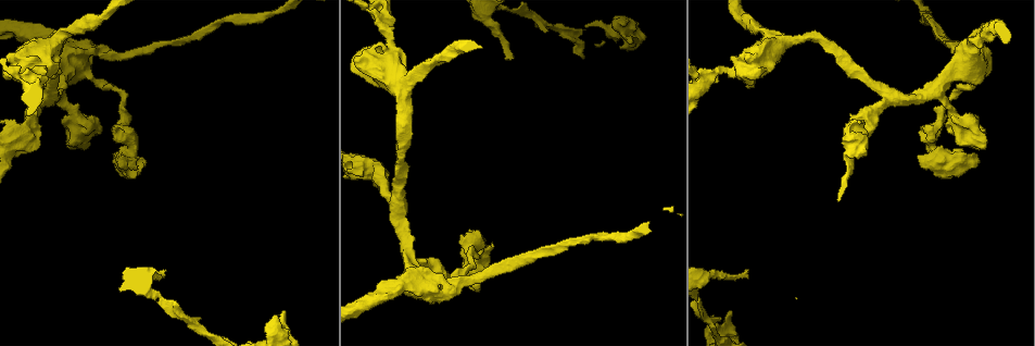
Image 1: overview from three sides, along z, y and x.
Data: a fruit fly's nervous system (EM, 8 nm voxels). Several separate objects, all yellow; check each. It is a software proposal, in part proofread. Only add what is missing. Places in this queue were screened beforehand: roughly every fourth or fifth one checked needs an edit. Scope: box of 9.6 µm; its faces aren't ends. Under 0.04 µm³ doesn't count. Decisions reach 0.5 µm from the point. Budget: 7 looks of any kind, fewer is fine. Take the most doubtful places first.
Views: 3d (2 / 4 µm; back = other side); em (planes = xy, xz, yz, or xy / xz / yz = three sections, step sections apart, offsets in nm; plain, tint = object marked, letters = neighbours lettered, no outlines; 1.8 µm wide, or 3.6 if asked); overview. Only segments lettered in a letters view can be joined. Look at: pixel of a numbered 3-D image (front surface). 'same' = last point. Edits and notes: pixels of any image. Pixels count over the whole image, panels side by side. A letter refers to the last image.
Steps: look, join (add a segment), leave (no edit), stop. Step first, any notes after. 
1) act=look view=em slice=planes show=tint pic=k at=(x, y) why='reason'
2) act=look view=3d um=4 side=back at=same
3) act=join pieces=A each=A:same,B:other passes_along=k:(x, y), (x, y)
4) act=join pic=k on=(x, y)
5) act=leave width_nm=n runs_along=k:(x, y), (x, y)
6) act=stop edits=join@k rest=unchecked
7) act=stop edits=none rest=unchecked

act=look view=3d um=4 pic=1 at=(454, 288) why='thick turns thin'

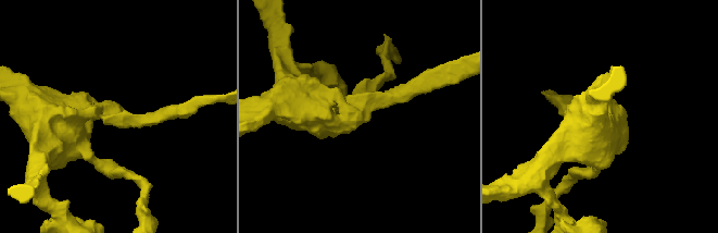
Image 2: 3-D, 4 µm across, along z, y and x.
act=look view=em slice=planes show=plain pic=2 at=(357, 112) arm_widths_nm=220,550

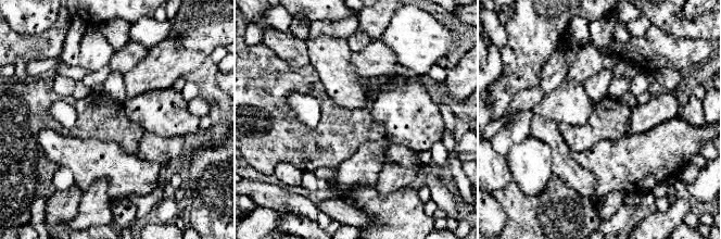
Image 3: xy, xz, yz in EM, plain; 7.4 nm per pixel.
act=look view=em slice=planes show=letters at=same why='see the neighbours'

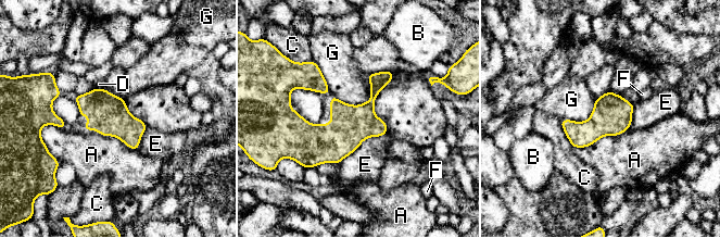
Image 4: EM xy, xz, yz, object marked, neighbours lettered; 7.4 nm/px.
act=leave width_nm=300 each=A:other,B:other,C:other,D:other,E:other,F:other,G:other found='no lettered segment goes on from it'

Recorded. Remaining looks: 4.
act=look view=em slice=planes show=letters pic=1 at=(704, 80) why='a fork'

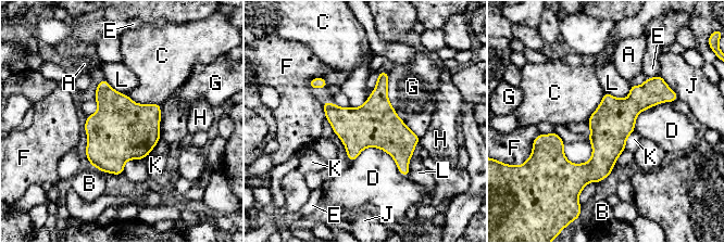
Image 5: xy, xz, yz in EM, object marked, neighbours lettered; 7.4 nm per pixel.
act=leave width_nm=320 each=A:other,B:other,C:other,D:other,E:other,F:other,G:other,H:other,J:other,K:other,L:other border=5:(606, 92), (587, 124) found='no lettered segment goes on from it'

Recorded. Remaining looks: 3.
act=look view=3d um=2 pic=1 at=(122, 117) why='thick turns thin'

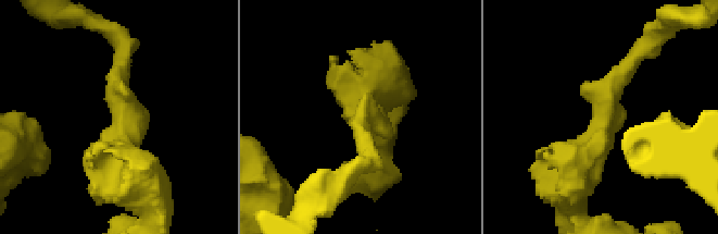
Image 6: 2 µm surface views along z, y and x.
act=look view=em slice=xy step=16 show=letters pic=6 at=(365, 116)

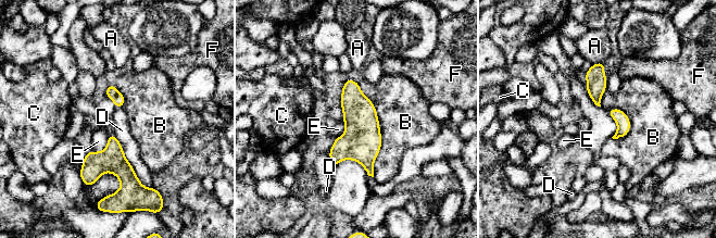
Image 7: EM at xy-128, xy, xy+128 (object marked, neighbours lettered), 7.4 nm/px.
act=look view=em slice=planes show=letters at=same why='another direction'

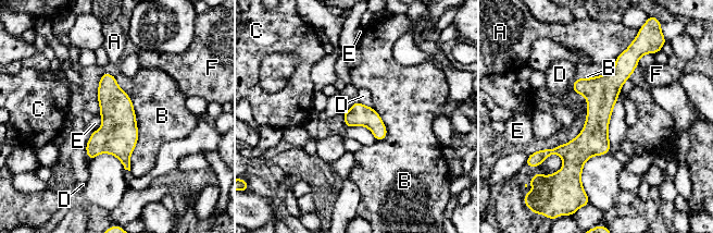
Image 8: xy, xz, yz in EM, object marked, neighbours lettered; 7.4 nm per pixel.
act=leave width_nm=160 each=A:other,B:other,C:other,D:other,E:other,F:other border=8:(100, 114), (101, 125), (91, 133) found='no lettered segment goes on from it'

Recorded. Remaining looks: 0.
act=stop edits=none rest=unchecked

